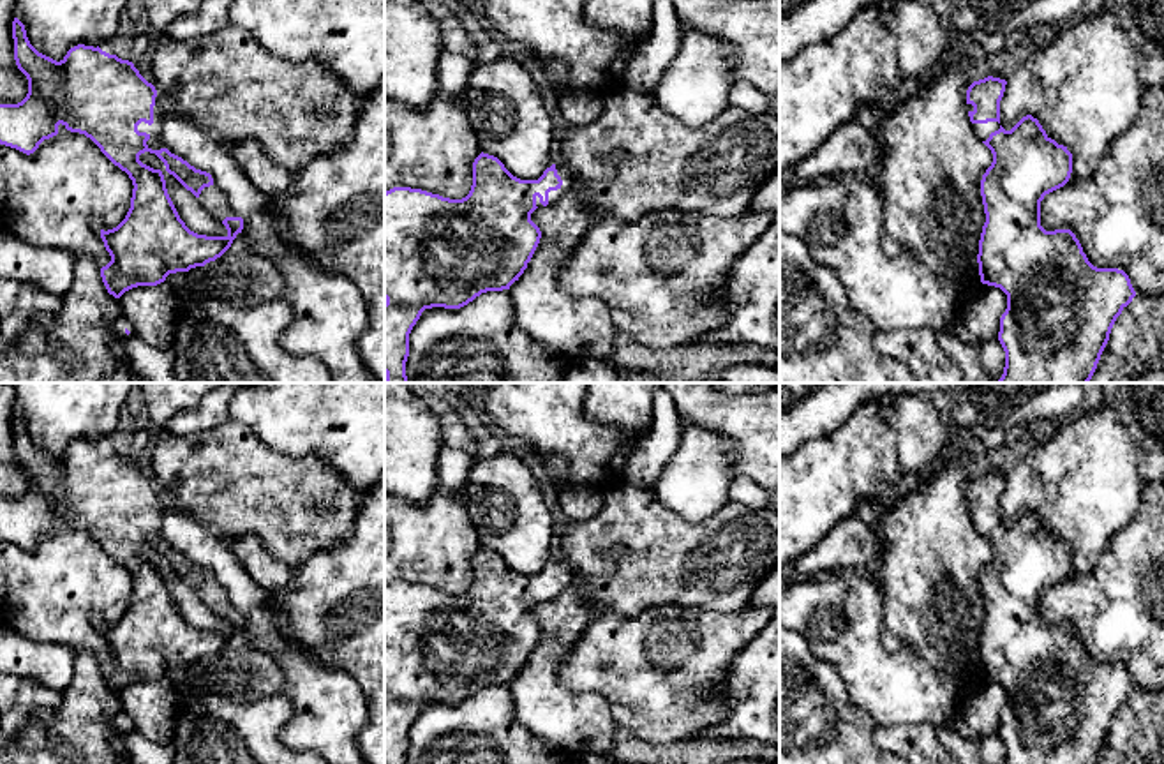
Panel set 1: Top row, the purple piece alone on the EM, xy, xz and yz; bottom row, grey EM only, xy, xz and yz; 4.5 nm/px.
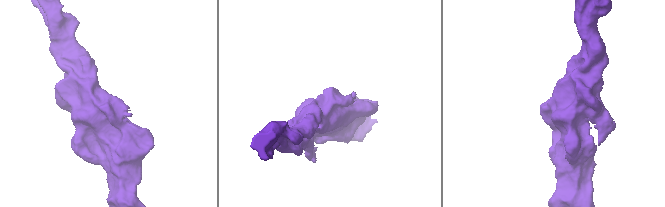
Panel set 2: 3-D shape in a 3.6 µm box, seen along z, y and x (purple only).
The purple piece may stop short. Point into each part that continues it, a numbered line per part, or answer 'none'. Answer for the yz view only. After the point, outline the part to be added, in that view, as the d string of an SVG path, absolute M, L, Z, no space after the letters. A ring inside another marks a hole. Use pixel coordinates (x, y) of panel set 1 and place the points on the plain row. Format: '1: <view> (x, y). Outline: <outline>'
1: yz (983, 526). Outline: M998 517L972 519L972 524L974 524L975 531L977 531L981 536L986 536L991 528L995 528L995 526L1000 524L1000 519L998 519Z

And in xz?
1: xz (568, 576). Outline: M556 559L557 570L563 575L563 580L557 586L548 588L548 600L556 598L561 595L566 588L575 584L575 572L573 568L564 561L564 559Z

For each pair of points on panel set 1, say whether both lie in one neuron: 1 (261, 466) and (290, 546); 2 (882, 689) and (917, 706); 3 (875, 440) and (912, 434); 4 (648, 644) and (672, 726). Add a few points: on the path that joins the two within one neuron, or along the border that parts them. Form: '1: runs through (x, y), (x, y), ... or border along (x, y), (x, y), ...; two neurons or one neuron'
1: runs through (263, 486), (286, 509), (286, 526); one neuron
2: runs through (891, 689), (900, 689), (909, 697); one neuron
3: border along (875, 403), (895, 433), (896, 463), (902, 471); two neurons
4: runs through (651, 664), (672, 696), (672, 706); one neuron

